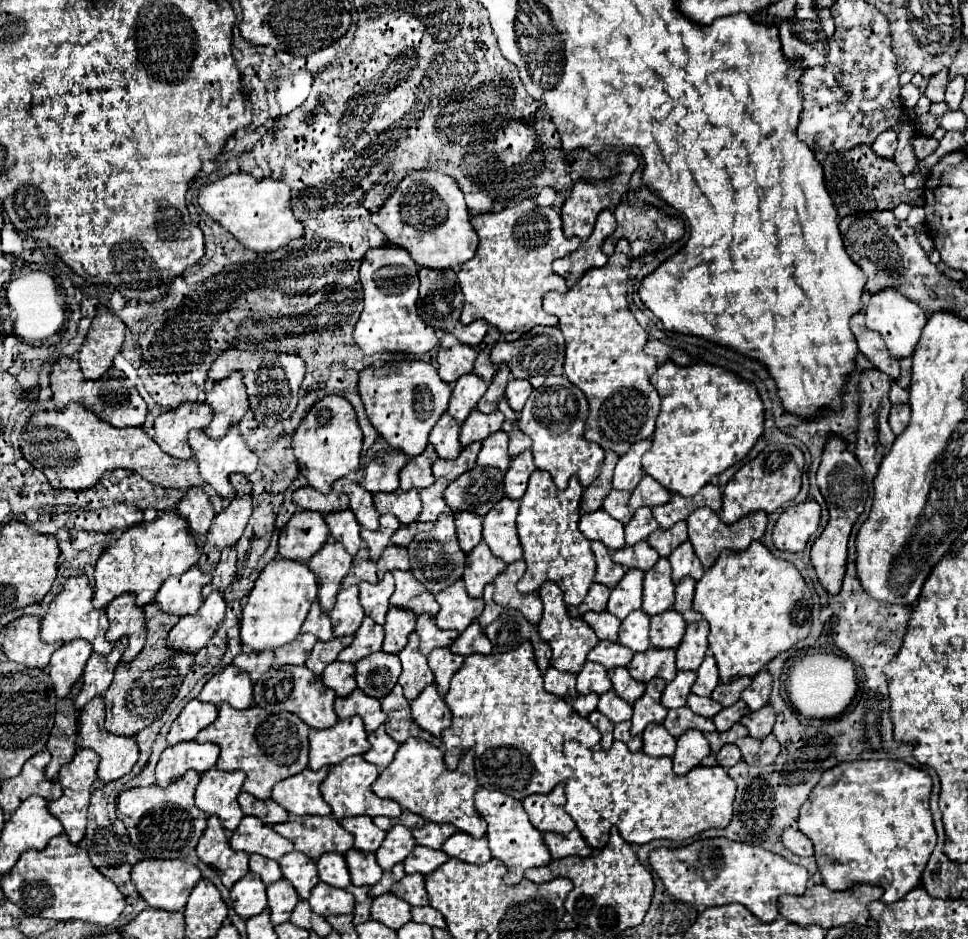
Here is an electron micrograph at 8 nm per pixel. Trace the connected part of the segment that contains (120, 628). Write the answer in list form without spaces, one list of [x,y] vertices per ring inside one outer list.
[[[121,594],[107,606],[107,616],[109,616],[109,630],[107,630],[107,640],[113,644],[119,638],[127,636],[129,646],[123,652],[123,660],[133,660],[145,644],[147,628],[145,628],[145,618],[143,618],[143,608],[135,604],[135,594]]]

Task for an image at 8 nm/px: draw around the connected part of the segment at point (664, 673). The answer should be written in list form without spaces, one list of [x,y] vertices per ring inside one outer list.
[[[649,648],[645,652],[637,652],[627,668],[631,678],[637,682],[649,682],[651,678],[663,678],[665,682],[671,682],[677,674],[675,650]]]

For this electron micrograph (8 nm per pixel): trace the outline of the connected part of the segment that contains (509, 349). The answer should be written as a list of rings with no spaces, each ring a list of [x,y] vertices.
[[[537,326],[517,342],[497,342],[491,350],[491,362],[493,364],[507,364],[513,378],[523,378],[533,384],[533,388],[539,388],[547,376],[561,376],[563,374],[563,358],[565,358],[565,344],[563,334],[557,326]]]

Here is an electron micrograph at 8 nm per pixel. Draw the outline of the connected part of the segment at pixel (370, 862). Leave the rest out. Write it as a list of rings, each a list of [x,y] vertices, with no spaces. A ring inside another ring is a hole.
[[[349,850],[345,854],[347,866],[351,872],[351,882],[355,886],[373,886],[381,880],[381,866],[375,860],[373,852],[359,852],[359,850]]]

